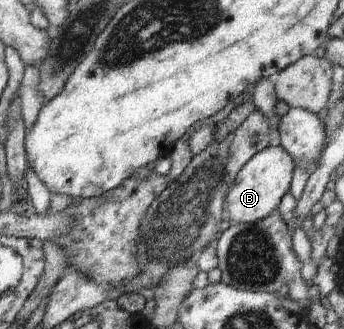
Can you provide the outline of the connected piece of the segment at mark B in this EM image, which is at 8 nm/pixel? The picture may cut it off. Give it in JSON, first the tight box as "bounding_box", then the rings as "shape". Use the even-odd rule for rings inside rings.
{"bounding_box":[225,145,294,223],"shape":[[[269,145],[254,154],[237,172],[225,198],[225,213],[229,215],[230,221],[252,223],[276,211],[284,195],[290,191],[294,165],[292,156],[280,145]]]}

